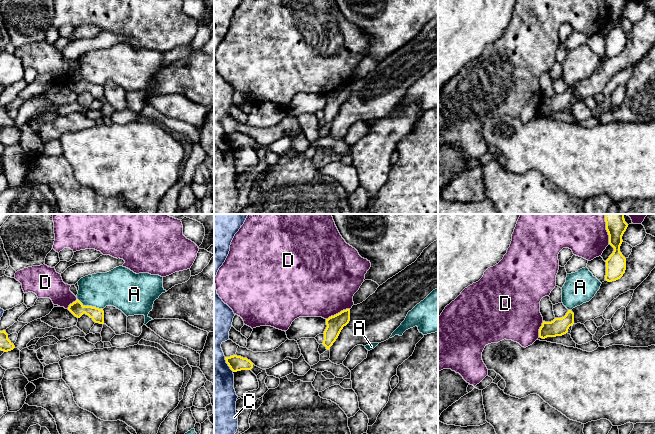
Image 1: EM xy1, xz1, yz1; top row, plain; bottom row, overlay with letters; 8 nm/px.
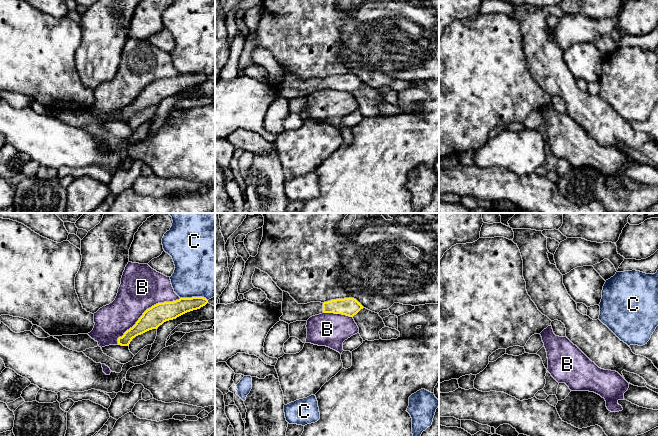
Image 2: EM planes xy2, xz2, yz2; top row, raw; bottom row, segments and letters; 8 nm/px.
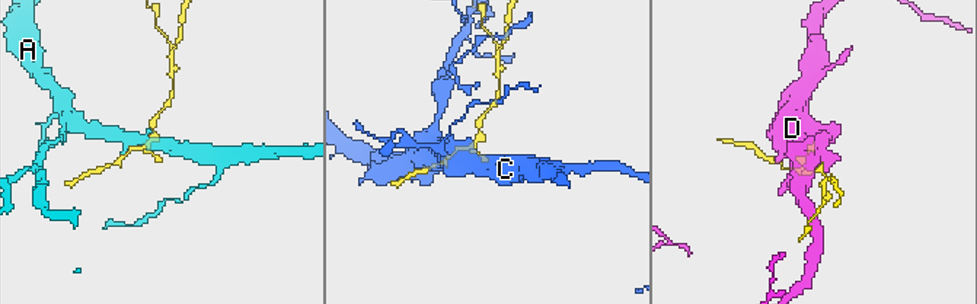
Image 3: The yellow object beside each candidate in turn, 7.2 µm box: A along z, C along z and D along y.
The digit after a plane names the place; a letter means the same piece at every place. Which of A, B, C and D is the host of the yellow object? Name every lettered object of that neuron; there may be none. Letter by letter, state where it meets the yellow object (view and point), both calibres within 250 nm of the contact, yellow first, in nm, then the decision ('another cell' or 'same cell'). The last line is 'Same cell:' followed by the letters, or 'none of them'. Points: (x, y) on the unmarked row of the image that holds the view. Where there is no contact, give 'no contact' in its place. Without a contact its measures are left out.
A: xy1 (90, 82) | 110/280 nm | another cell
B: xy2 (145, 87) | 170/340 nm | another cell
C: xy2 (194, 73) | 150/460 nm | another cell
D: xz1 (338, 89) | 140/500 nm | another cell
Same cell: none of them

